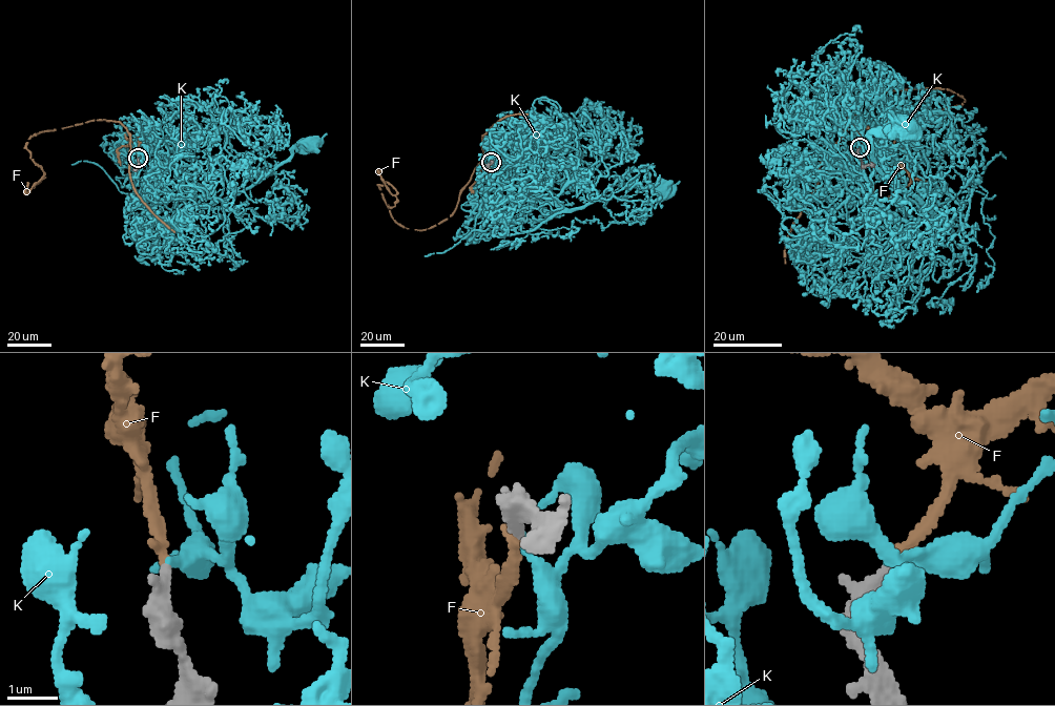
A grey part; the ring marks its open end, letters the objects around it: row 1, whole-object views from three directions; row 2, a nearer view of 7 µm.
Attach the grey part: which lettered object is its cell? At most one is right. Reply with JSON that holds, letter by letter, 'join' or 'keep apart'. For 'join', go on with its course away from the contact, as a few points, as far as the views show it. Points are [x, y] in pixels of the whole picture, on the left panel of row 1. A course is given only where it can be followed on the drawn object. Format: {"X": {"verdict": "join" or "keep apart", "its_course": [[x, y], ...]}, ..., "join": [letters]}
{"F": {"verdict": "join", "its_course": [[138, 158], [120, 122], [91, 120], [28, 139], [44, 174], [27, 193], [27, 182]]}, "K": {"verdict": "keep apart"}, "join": ["F"]}

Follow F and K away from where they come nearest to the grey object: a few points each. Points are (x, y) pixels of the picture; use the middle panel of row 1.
F: (491, 163), (480, 175), (480, 163), (450, 216), (419, 230), (393, 219), (379, 185), (396, 190), (380, 171)
K: (491, 162), (504, 158), (524, 168), (536, 175), (539, 196), (570, 209), (635, 170), (646, 169), (660, 190)

